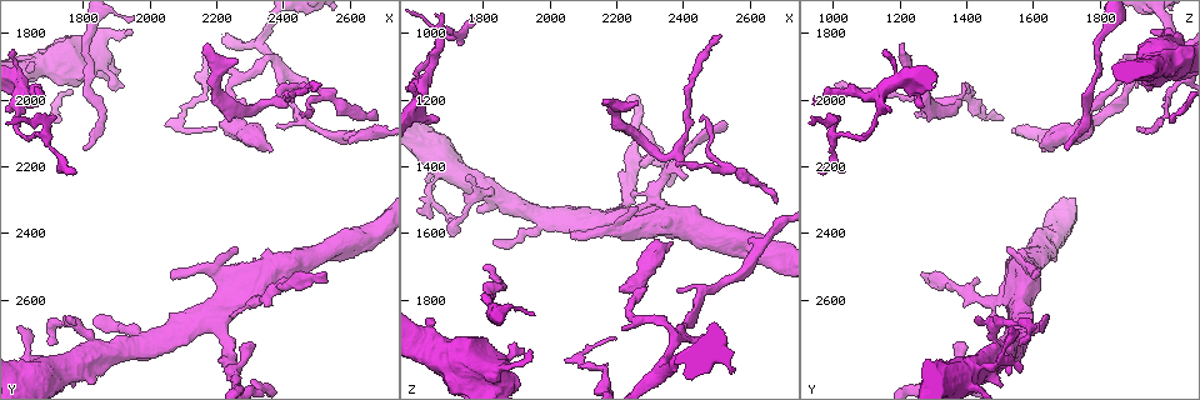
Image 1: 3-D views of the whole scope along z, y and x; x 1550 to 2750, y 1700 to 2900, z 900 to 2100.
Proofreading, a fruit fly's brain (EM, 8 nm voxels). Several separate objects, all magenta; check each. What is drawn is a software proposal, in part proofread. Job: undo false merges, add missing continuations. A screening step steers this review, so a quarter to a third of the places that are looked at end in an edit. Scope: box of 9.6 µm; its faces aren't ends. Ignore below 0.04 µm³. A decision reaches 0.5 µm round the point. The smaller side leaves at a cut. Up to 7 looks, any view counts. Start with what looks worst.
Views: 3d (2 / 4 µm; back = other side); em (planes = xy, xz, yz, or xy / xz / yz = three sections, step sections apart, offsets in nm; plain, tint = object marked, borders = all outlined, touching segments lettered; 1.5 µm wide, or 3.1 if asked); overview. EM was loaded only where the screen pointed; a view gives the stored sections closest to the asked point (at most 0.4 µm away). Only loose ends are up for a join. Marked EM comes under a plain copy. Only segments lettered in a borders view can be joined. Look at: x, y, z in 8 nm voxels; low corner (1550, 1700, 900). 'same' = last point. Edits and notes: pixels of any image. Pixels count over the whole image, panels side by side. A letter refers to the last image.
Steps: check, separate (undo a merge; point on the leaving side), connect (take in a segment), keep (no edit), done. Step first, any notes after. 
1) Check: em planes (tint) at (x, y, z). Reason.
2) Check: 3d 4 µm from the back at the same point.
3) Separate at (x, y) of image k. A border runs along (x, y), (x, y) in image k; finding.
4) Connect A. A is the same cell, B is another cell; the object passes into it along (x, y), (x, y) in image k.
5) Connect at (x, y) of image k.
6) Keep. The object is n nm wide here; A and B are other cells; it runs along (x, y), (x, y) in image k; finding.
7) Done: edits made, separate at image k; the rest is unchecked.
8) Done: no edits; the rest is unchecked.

Check: 3d 2 µm from the back at (1790, 2150, 1710). End of a long branch.

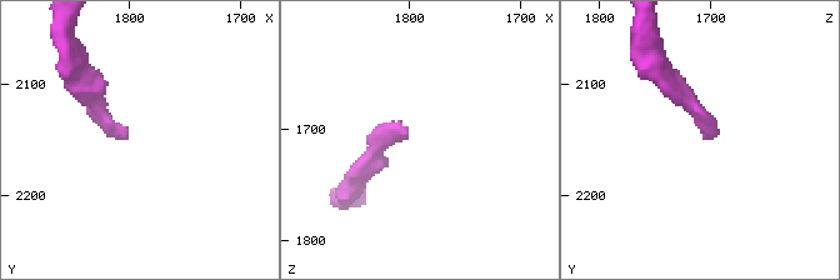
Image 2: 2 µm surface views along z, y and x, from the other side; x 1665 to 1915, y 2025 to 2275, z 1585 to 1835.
Check: em xz step 4 (borders) at (1798, 2146, 1708). Shape alone is not enough.

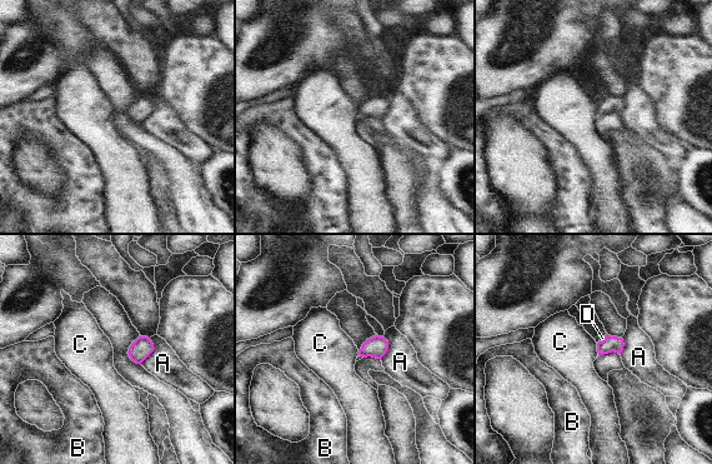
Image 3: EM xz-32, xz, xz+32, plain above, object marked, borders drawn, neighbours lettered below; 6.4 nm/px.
Check: em planes (borders) at the same point. Another direction.

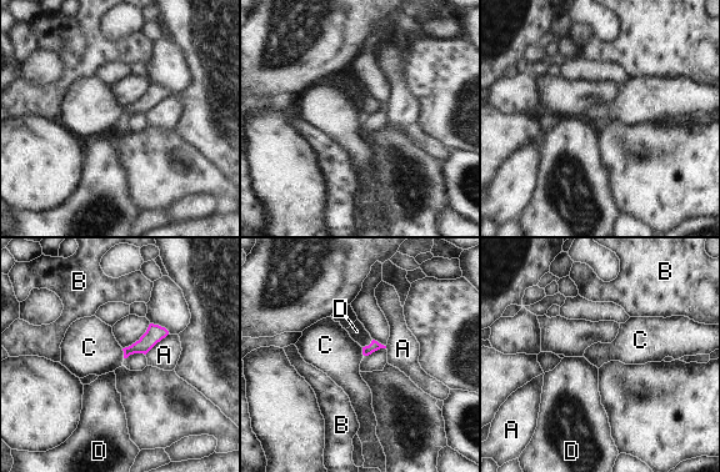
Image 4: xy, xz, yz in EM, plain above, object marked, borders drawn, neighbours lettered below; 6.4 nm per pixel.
Connect D. D is the same cell, A, B and C are other cells; the object passes into it along (374, 346), (369, 345), (356, 331) in image 4; the neuron continues.

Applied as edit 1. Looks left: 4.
Check: overview.

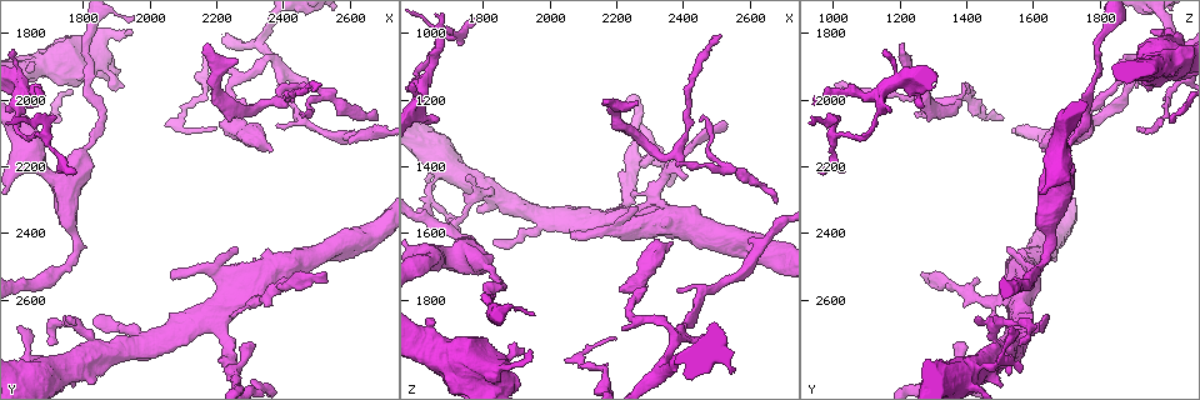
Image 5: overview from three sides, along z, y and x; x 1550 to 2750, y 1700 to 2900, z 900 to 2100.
Check: 3d 4 µm at (2170, 1830, 1210). An open end.

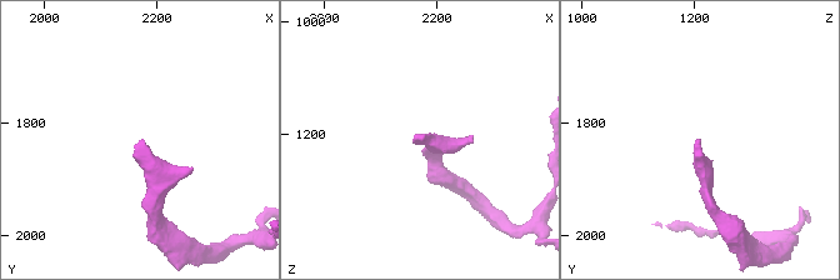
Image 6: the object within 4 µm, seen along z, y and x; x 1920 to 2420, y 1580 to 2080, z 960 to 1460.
Check: em planes (borders) at (2180, 1830, 1205). Shape alone is not enough.

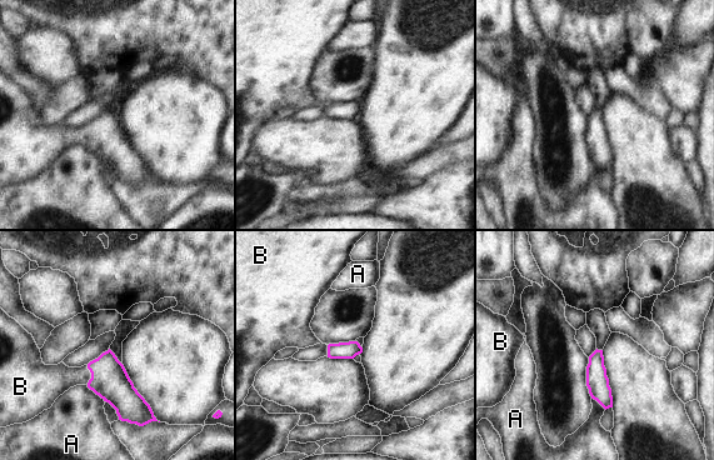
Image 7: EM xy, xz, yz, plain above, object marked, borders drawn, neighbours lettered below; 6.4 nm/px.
Connect B. The longest contact is with A, 160 nm; B is the same cell, A is another cell; the object passes into it along (109, 379), (91, 375), (54, 380) in image 7; it goes on there.

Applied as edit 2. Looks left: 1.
Check: em planes (borders) at (2510, 1950, 1000). End of a long branch.

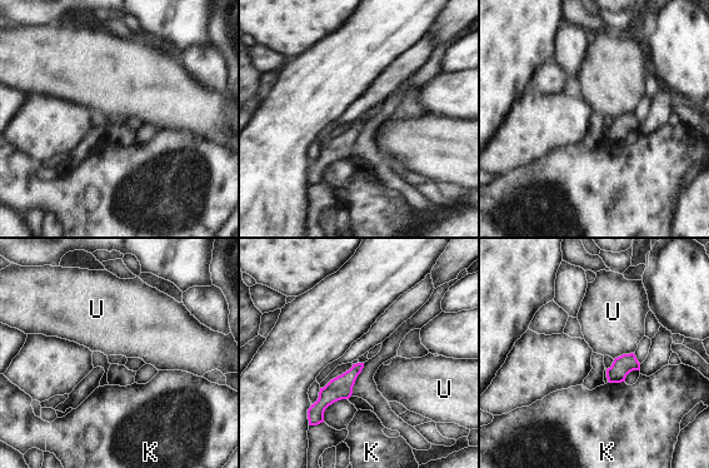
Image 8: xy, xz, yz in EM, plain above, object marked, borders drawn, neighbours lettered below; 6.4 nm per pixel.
Keep. The object is 90 nm wide here; the longest contact is with U, 140 nm; K and U are other cells; no lettered segment goes on from it.

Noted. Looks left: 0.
Done: edits made, connect at image 4, connect at image 7; the rest is unchecked.

